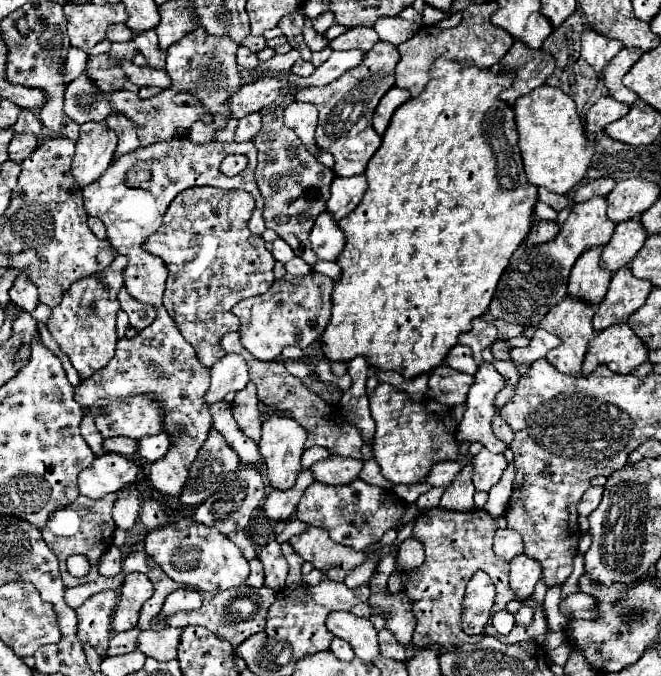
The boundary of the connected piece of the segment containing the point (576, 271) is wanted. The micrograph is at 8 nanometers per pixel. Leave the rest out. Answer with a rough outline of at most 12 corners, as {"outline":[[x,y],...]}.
{"outline":[[603,246],[587,250],[569,276],[569,296],[597,306],[611,274],[599,268]]}

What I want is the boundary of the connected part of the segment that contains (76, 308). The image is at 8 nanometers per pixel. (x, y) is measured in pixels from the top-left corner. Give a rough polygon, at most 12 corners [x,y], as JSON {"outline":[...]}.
{"outline":[[125,256],[77,280],[51,310],[51,336],[81,378],[117,344]]}

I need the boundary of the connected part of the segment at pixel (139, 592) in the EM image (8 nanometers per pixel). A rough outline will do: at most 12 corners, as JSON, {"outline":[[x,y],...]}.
{"outline":[[127,574],[111,622],[127,632],[139,620],[139,608],[151,594],[147,574]]}

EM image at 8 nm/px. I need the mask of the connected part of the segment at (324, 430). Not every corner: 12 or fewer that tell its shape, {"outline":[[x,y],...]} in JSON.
{"outline":[[239,332],[221,340],[247,360],[259,400],[307,430],[307,448],[364,461],[353,424],[291,376],[255,360]]}

